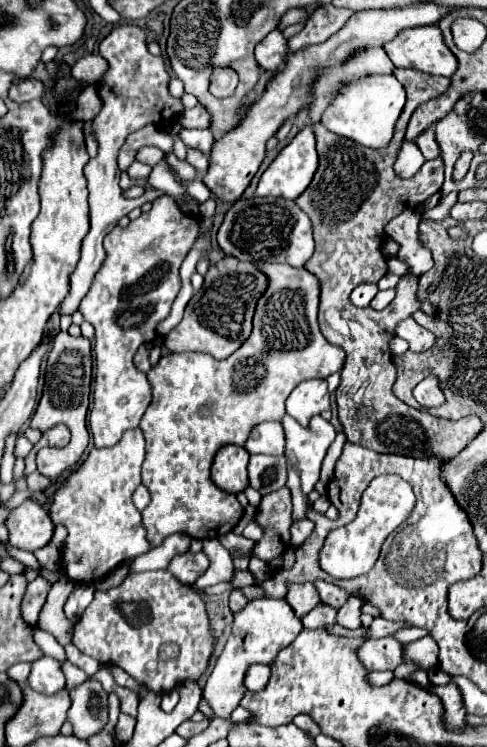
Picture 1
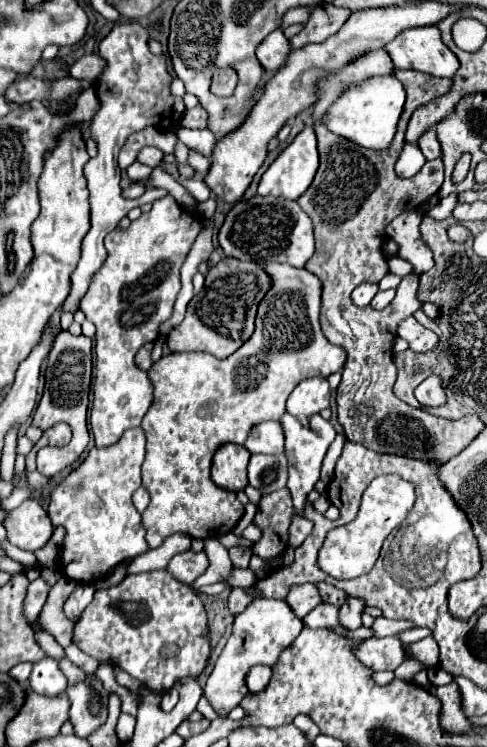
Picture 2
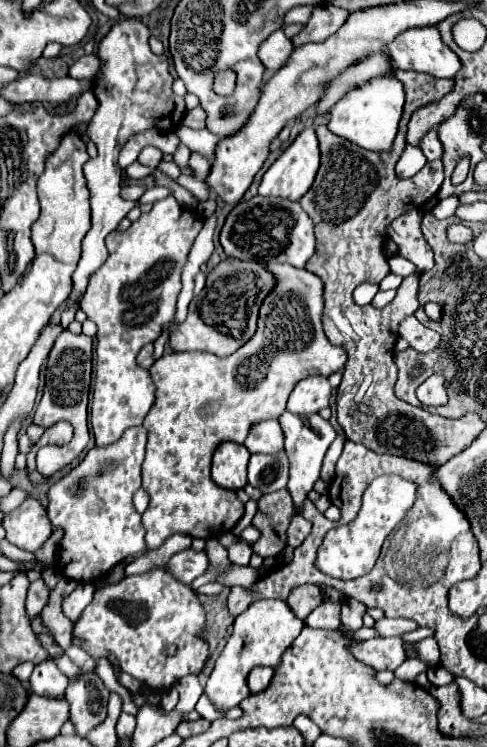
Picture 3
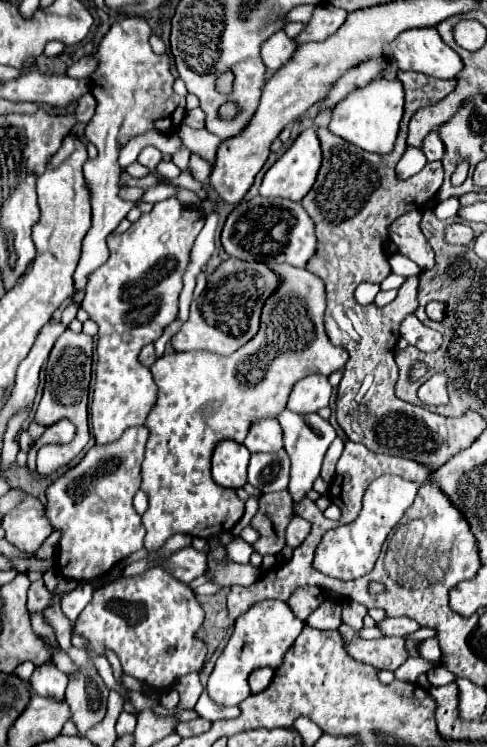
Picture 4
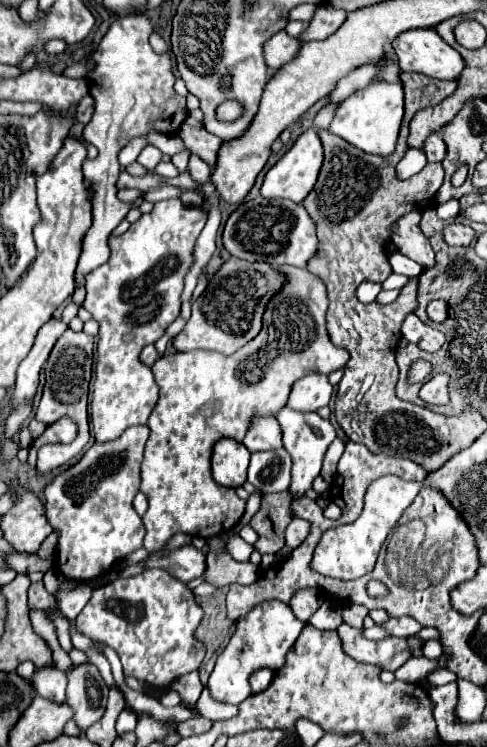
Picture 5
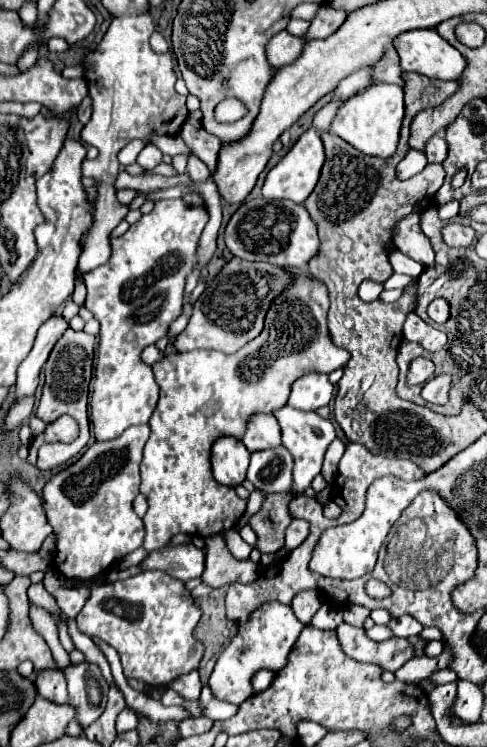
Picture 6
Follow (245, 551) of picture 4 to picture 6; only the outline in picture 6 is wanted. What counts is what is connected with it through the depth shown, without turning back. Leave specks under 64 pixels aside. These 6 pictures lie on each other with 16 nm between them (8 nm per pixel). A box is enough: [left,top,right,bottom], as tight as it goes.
[224,530,253,560]

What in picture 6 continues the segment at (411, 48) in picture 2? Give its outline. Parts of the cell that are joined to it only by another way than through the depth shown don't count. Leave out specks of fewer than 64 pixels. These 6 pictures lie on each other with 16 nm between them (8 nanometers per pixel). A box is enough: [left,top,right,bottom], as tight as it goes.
[394,30,466,80]

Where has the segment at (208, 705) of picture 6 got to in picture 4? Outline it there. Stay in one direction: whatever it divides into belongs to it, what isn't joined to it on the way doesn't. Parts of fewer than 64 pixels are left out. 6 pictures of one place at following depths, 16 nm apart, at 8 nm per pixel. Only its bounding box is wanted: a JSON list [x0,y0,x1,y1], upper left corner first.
[195,690,240,722]

